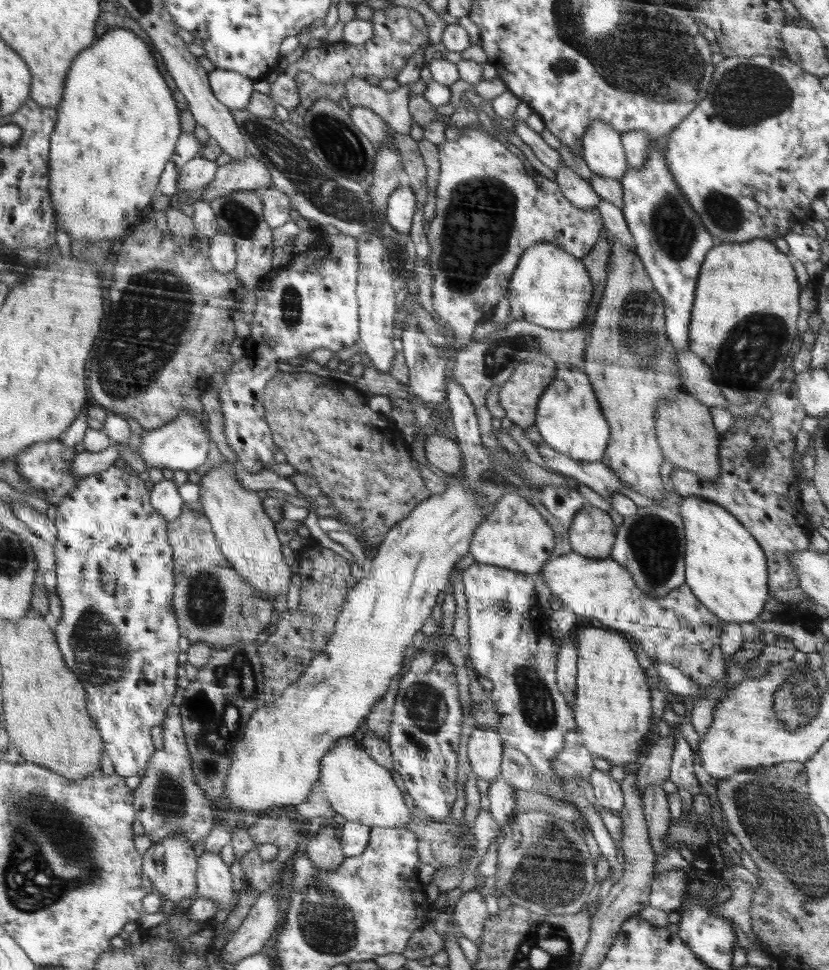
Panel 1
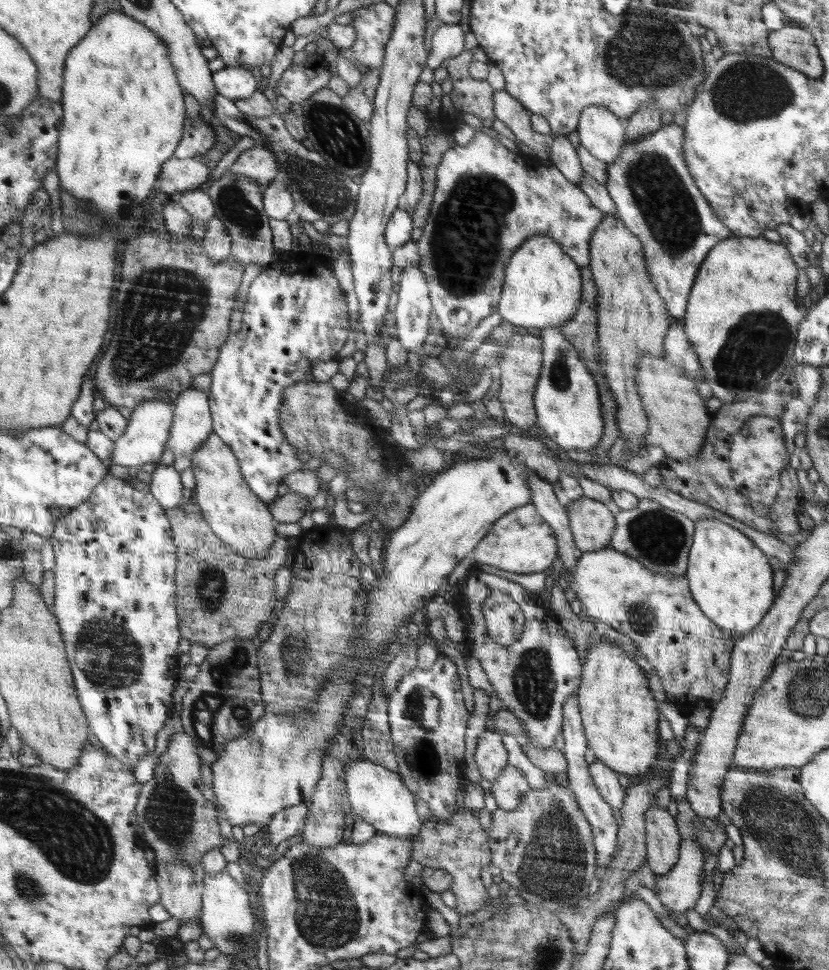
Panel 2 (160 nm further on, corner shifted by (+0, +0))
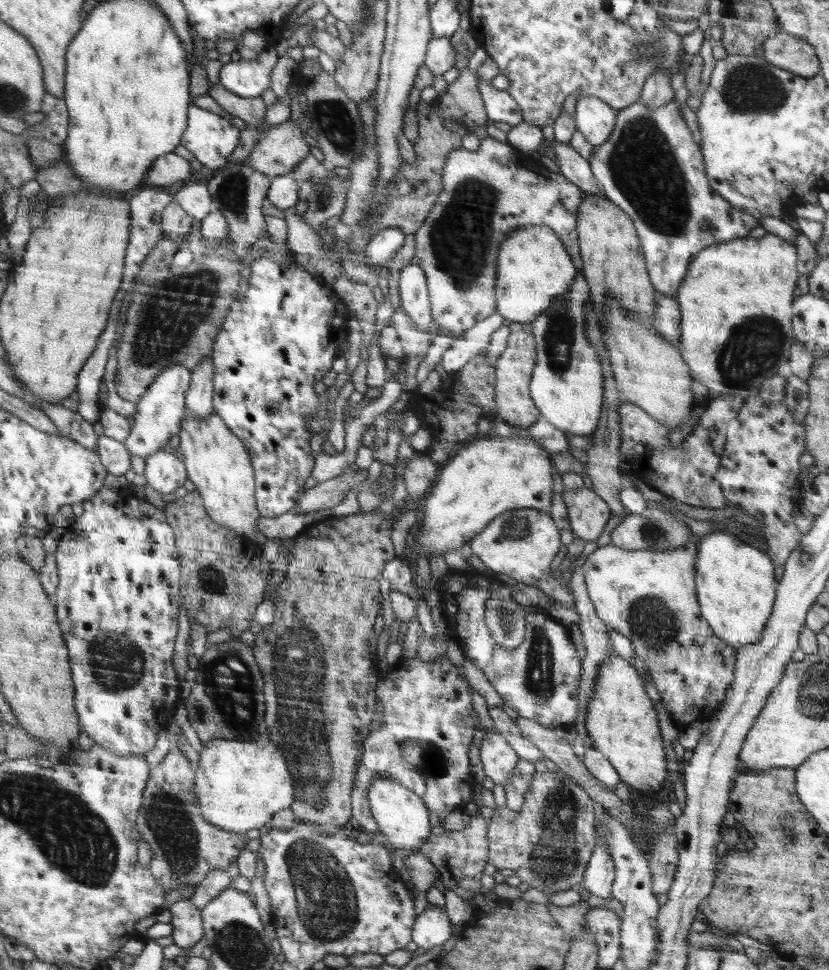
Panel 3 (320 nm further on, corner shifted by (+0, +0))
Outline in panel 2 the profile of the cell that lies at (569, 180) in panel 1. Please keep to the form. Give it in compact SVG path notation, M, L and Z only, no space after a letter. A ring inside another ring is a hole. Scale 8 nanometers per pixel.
M560 135L551 140L552 146L547 157L549 157L558 170L568 179L568 182L574 183L581 188L581 178L587 176L581 167L579 156L576 149L566 135Z

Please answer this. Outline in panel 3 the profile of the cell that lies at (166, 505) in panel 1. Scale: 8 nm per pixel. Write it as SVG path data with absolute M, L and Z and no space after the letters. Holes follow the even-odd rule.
M158 449L145 458L145 470L142 481L161 495L176 492L187 479L185 462L181 462L174 453Z

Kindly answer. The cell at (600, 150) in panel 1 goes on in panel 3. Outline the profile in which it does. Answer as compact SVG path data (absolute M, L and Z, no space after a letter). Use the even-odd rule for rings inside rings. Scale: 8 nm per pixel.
M586 96L578 100L576 114L573 117L576 121L576 130L595 149L612 136L612 130L616 126L617 111L600 98Z

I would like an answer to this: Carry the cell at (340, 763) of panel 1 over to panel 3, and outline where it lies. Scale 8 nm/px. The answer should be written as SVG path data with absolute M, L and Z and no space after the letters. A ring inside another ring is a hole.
M379 776L369 786L367 799L370 802L371 812L378 826L378 835L384 837L394 848L399 850L412 850L416 846L422 846L430 838L430 822L428 822L428 810L422 802L422 798L411 788L404 788L396 780L390 780Z

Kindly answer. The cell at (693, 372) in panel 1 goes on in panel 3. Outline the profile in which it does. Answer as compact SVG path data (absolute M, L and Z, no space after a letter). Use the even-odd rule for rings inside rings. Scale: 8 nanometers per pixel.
M657 294L654 300L656 309L653 310L653 326L666 342L670 342L675 347L680 346L681 314L677 300L661 294Z

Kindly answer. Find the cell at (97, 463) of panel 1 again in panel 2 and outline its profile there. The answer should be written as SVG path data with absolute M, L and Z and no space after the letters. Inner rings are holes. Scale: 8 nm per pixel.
M154 399L141 402L136 410L132 410L125 432L122 433L122 436L118 440L115 440L111 457L102 460L107 469L113 464L120 464L120 466L136 470L143 464L160 462L173 423L173 408L174 402L170 399Z

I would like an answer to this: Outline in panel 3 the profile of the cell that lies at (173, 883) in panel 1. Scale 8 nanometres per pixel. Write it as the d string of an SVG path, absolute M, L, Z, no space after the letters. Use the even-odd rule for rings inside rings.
M189 898L176 901L168 911L171 912L171 937L176 946L192 948L205 936L201 909L196 908Z

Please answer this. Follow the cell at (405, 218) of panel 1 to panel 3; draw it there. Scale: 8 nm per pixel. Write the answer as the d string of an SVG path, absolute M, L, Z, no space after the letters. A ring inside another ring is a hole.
M397 226L379 232L365 248L363 255L367 263L387 263L404 244L404 234Z

